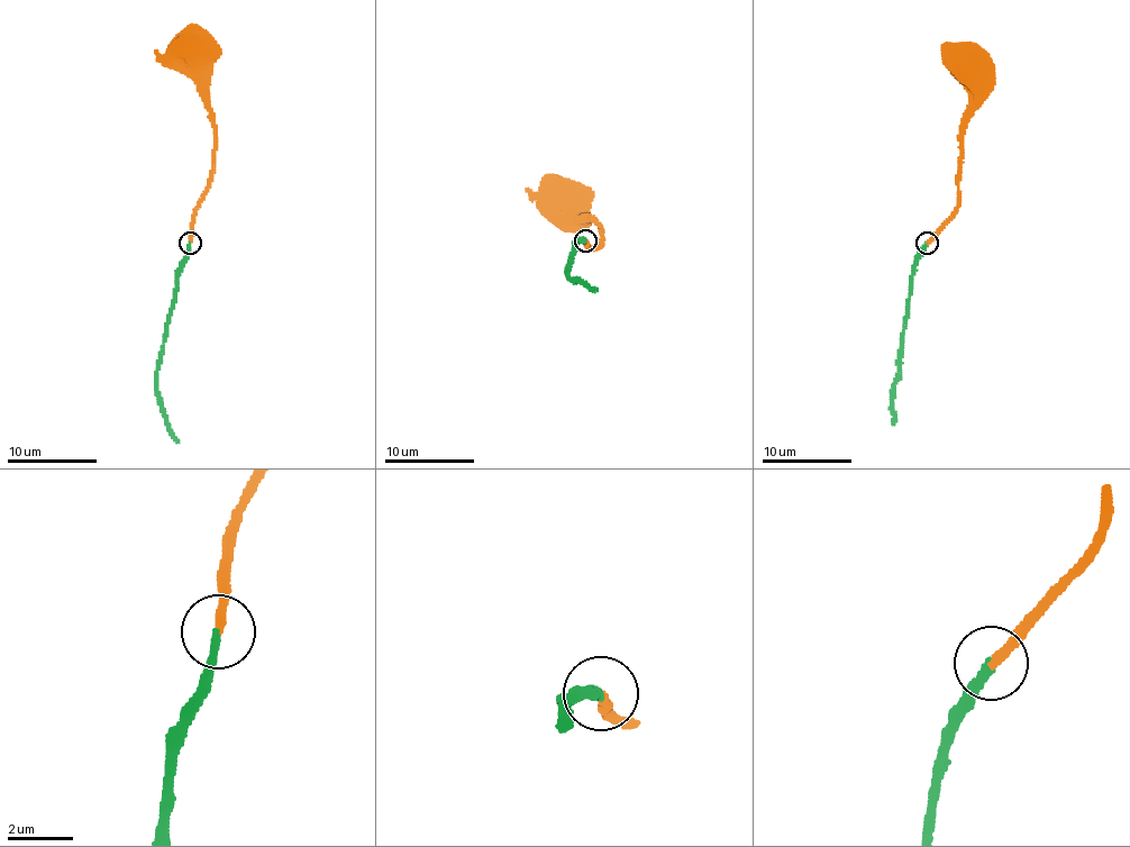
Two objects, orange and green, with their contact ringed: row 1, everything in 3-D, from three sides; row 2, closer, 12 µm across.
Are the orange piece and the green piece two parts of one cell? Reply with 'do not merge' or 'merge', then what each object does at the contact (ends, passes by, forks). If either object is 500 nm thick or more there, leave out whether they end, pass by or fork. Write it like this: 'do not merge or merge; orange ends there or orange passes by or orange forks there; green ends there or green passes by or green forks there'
merge; orange ends there; green ends there

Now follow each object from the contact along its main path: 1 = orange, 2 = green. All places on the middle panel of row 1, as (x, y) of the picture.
1: (584, 240), (598, 247), (601, 231), (595, 218), (580, 218), (577, 211), (567, 216), (566, 207)
2: (584, 240), (575, 242), (577, 249), (567, 272), (571, 281), (579, 280), (584, 287), (598, 289)

